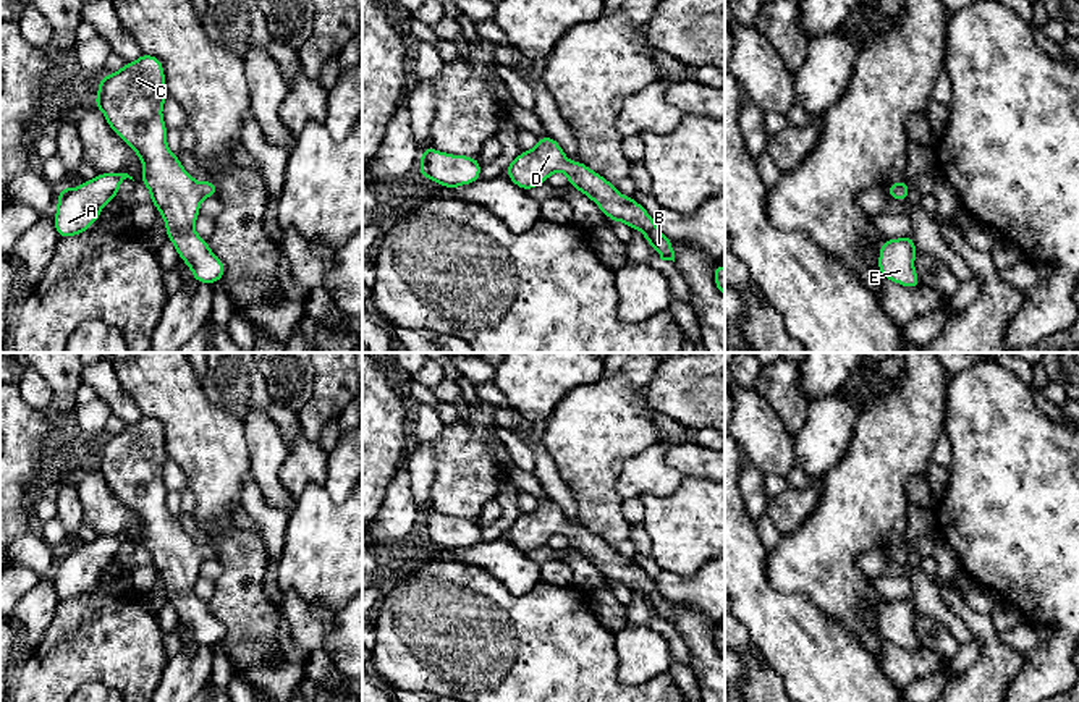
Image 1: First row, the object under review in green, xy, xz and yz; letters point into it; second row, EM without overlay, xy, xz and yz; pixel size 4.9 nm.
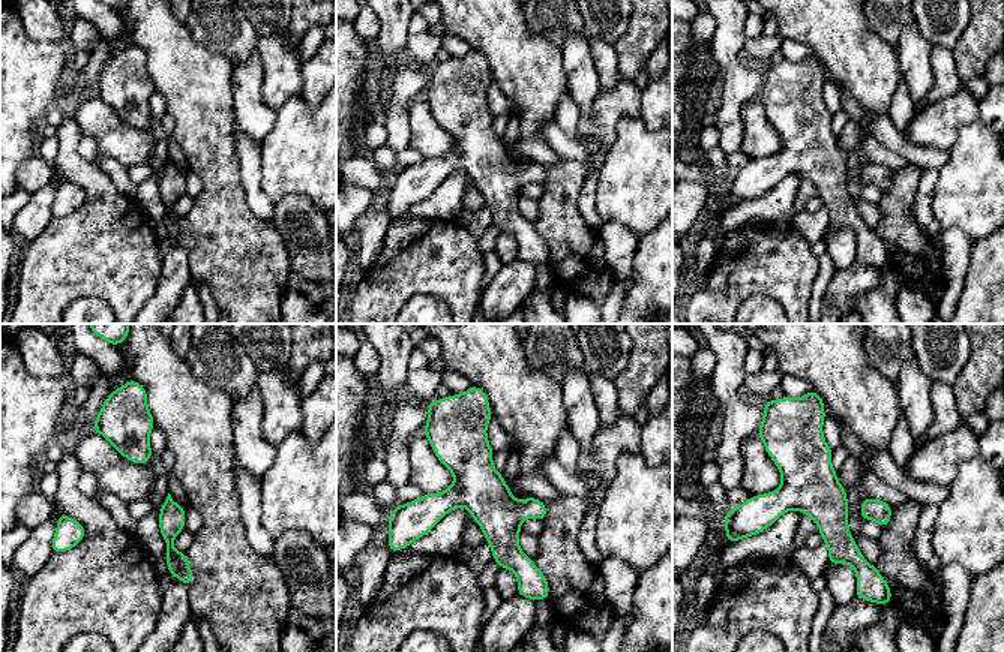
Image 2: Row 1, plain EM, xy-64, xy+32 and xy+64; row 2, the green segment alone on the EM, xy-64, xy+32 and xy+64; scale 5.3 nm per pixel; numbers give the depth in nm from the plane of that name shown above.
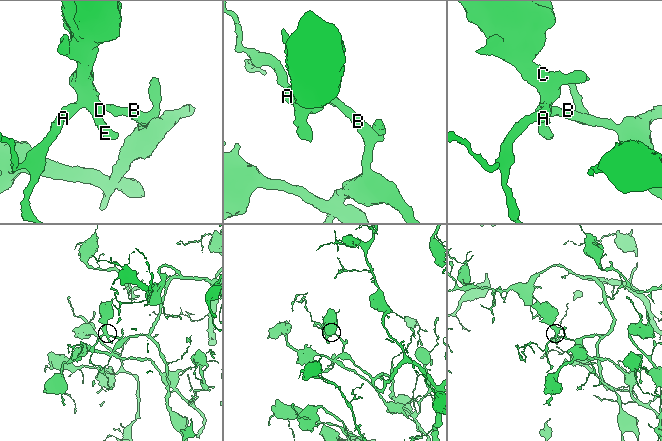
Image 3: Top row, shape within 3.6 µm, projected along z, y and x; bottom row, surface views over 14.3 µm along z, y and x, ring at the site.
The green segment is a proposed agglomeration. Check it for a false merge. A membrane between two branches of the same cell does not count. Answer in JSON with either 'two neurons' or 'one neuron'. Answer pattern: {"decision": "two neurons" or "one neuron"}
{"decision": "one neuron"}

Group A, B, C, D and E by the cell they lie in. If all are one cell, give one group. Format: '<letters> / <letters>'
A B C D E

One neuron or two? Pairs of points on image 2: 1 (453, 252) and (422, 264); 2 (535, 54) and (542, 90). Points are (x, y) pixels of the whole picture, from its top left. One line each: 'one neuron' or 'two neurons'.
1: one neuron
2: one neuron

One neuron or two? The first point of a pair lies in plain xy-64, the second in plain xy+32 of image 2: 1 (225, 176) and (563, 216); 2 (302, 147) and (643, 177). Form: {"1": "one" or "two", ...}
{"1": "one", "2": "one"}

